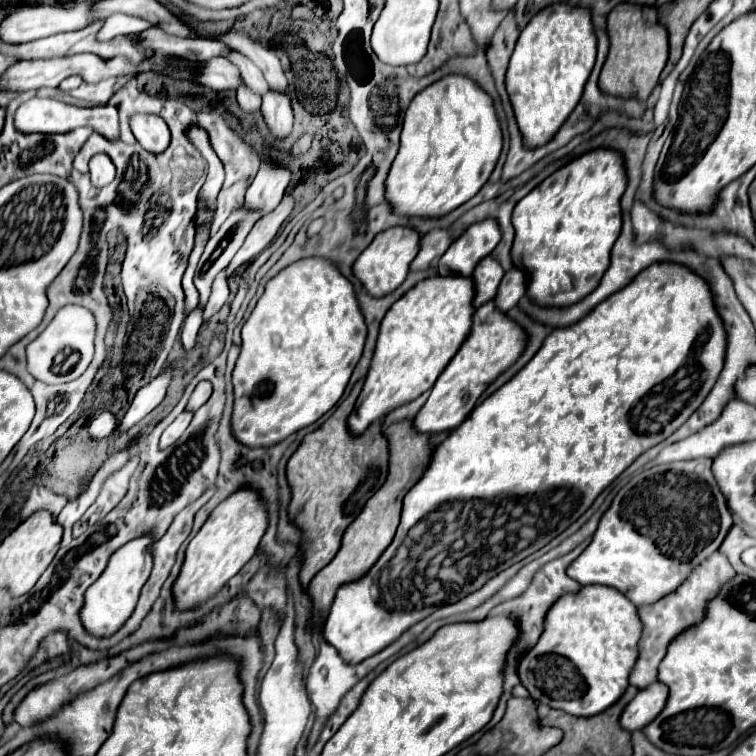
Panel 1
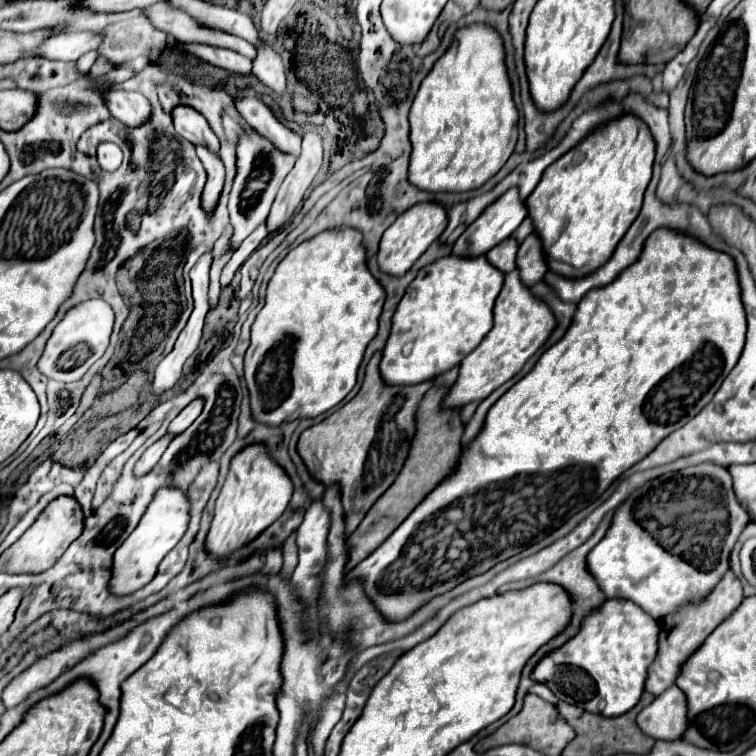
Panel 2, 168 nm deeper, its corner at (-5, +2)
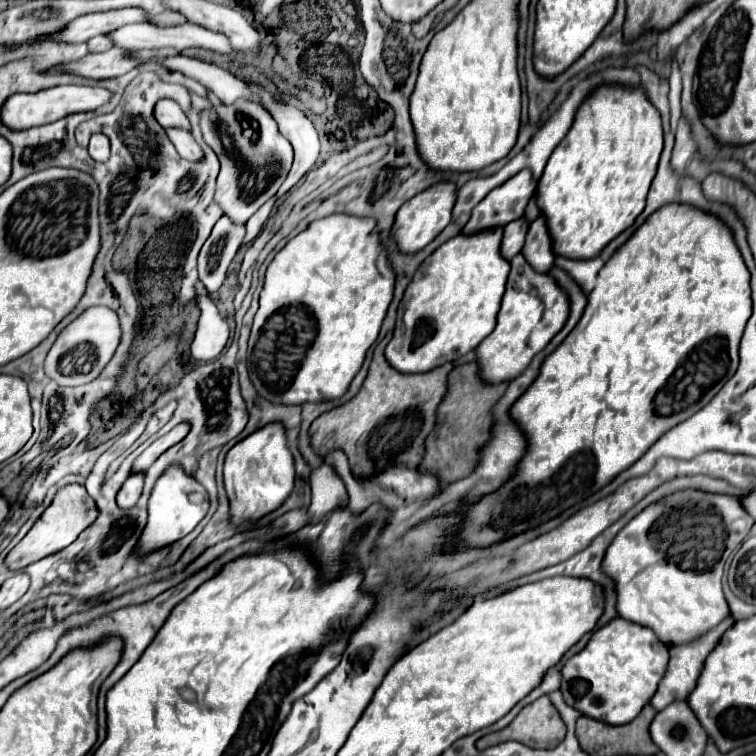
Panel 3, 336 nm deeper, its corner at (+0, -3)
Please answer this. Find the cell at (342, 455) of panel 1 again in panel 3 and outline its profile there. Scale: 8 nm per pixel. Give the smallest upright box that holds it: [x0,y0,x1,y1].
[310,334,454,478]

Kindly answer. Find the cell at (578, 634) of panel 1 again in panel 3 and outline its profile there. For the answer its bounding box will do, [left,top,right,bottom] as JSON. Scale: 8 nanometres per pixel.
[562,618,668,724]

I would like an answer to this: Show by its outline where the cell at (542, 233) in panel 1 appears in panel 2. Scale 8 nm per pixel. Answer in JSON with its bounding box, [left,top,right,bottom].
[525,115,655,279]

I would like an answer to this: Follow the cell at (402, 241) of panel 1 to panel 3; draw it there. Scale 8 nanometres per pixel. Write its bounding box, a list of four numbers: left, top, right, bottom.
[392,182,456,254]

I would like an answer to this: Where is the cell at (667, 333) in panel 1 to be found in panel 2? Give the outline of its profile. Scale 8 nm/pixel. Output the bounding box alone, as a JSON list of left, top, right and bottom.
[347,229,747,621]

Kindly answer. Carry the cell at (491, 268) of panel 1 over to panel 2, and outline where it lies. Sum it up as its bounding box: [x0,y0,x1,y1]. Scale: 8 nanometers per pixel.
[487,237,517,273]

